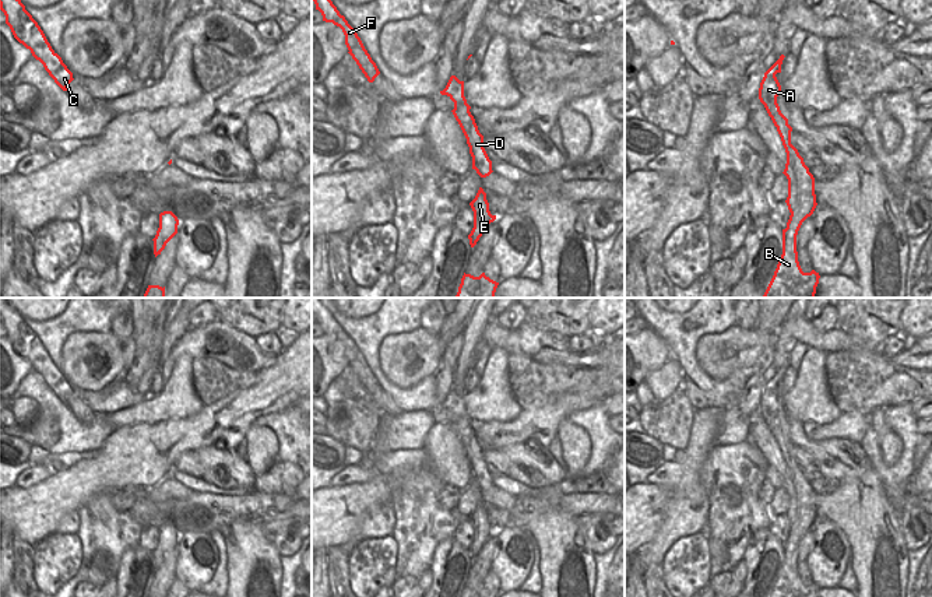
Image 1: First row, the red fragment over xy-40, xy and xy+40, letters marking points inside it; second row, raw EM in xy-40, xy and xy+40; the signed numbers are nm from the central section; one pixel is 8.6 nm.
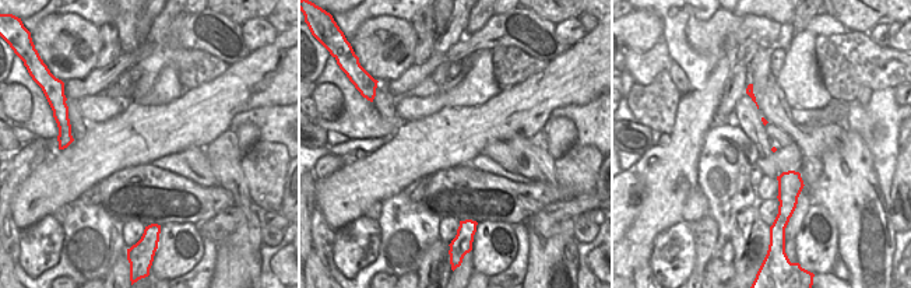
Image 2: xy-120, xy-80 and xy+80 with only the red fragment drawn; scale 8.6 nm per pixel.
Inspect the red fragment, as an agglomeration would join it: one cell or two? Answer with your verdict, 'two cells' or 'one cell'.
two cells

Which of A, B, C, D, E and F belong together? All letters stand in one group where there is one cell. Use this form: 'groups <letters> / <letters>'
groups A B D / C E F

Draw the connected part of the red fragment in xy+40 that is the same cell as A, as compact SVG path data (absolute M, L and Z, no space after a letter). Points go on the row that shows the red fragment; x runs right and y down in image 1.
M784 55L764 73L759 88L759 99L764 105L787 152L788 162L796 179L798 207L791 213L787 228L782 229L782 254L774 275L762 298L815 298L819 284L819 273L803 273L796 252L796 235L802 222L810 217L817 206L815 194L815 178L805 165L798 150L791 144L792 127L781 113L777 96L781 85L776 77L781 73Z

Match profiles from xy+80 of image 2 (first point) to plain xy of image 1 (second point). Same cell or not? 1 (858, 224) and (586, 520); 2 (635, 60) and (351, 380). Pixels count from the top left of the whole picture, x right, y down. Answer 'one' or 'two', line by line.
1: two
2: one

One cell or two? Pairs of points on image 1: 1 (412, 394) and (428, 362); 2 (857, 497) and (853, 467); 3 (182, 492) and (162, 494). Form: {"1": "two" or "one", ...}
{"1": "two", "2": "two", "3": "one"}

